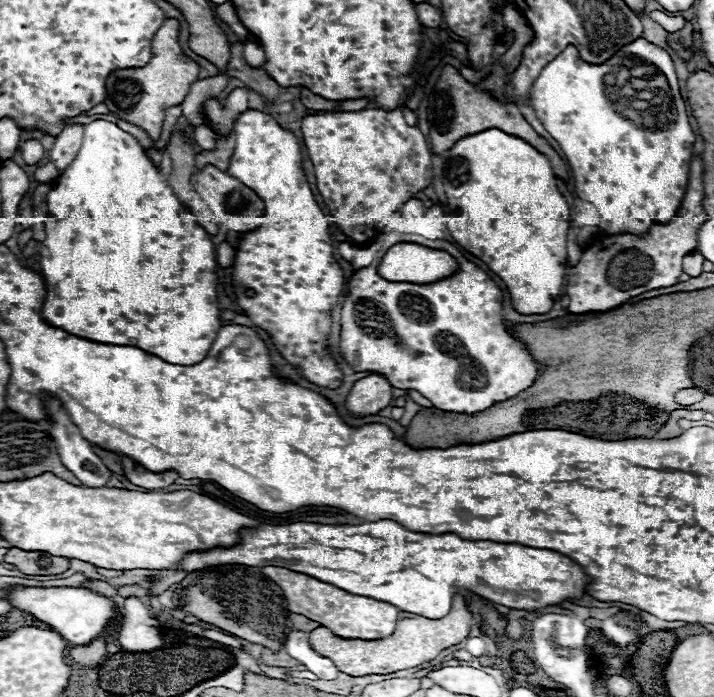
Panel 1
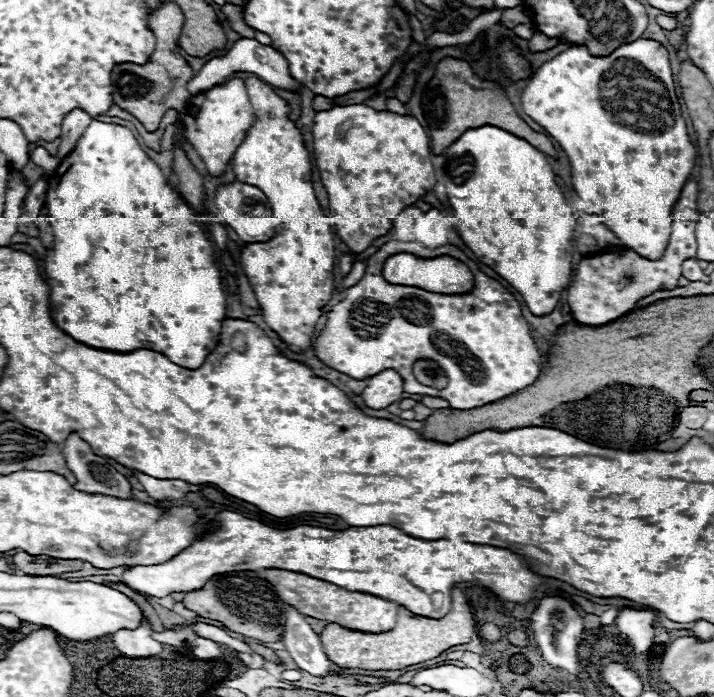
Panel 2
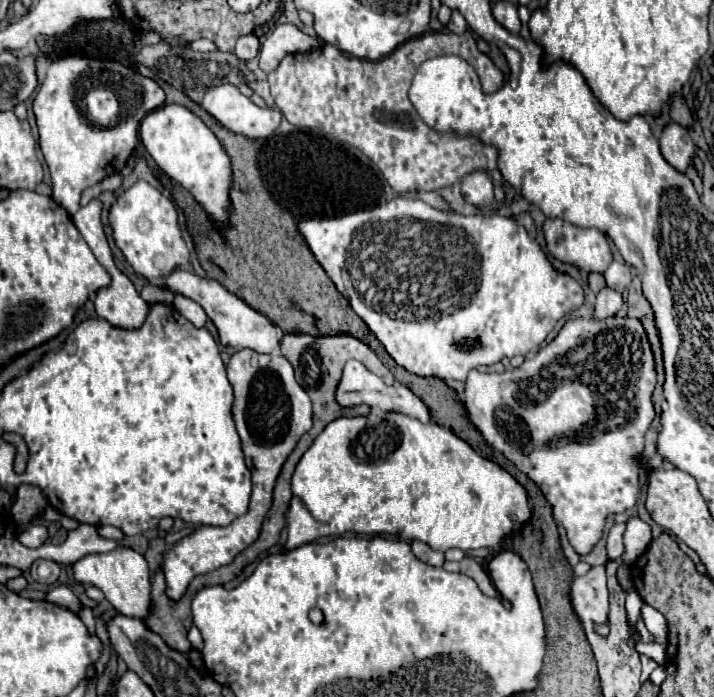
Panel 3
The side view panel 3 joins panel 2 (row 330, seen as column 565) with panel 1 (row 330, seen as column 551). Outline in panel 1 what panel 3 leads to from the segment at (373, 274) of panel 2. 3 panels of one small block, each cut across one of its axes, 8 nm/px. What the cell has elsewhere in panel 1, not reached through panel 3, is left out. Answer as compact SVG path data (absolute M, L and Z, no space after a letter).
M436 240L436 246L438 250L446 250L448 254L452 254L458 262L458 270L444 278L444 280L438 280L434 284L412 284L412 282L390 282L390 280L384 280L380 274L378 274L378 264L382 260L382 254L384 252L378 252L378 256L374 258L374 262L366 268L360 268L358 272L352 274L350 282L348 282L348 298L342 306L342 312L340 312L340 326L342 328L348 328L348 330L342 330L340 332L340 352L344 356L344 360L356 370L356 372L364 372L364 370L370 370L370 372L378 372L378 374L384 374L394 388L402 388L402 390L416 390L420 392L424 398L428 398L434 408L438 410L444 410L444 412L458 412L458 414L476 414L480 410L488 410L488 406L494 406L496 402L504 402L508 398L514 398L518 392L526 390L528 386L532 386L532 382L536 380L536 374L538 374L538 368L536 368L536 362L534 358L526 352L524 344L516 338L512 338L508 332L506 332L506 326L504 326L504 318L502 318L502 290L490 280L490 276L480 270L476 264L468 262L462 252L458 248L454 248L450 242L444 242L444 240Z

